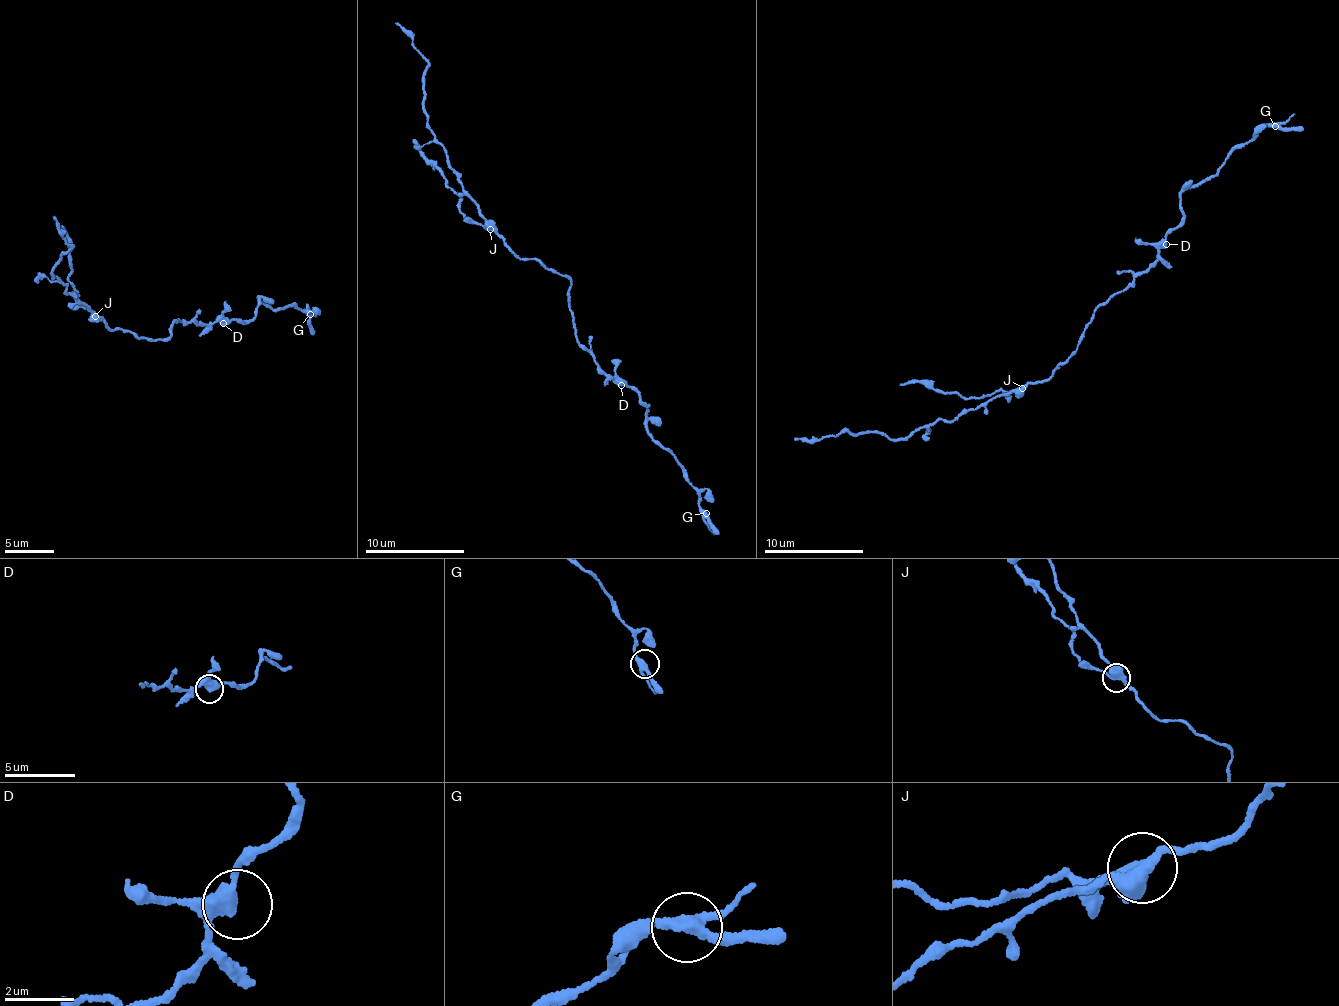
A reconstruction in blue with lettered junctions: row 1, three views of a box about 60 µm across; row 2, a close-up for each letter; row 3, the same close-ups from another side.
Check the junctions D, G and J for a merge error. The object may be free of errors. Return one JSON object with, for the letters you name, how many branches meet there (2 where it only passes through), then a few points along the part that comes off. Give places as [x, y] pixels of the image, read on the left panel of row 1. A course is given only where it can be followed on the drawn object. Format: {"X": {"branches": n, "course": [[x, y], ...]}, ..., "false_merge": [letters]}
{"J": {"branches": 3, "course": [[95, 315], [82, 308], [73, 294], [69, 277], [72, 259], [61, 226]]}, "false_merge": ["J"]}

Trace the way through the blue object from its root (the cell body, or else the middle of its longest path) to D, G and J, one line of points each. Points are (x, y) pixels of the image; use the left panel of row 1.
D: (169, 336), (176, 321), (223, 323)
G: (169, 336), (179, 320), (246, 322), (260, 299), (273, 309), (308, 306), (310, 314)
J: (169, 336), (165, 339), (138, 338), (132, 332), (110, 329), (95, 315)

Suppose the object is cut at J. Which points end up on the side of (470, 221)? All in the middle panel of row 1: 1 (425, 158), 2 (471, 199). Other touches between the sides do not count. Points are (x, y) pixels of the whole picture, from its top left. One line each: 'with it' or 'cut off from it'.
1: with it
2: cut off from it

